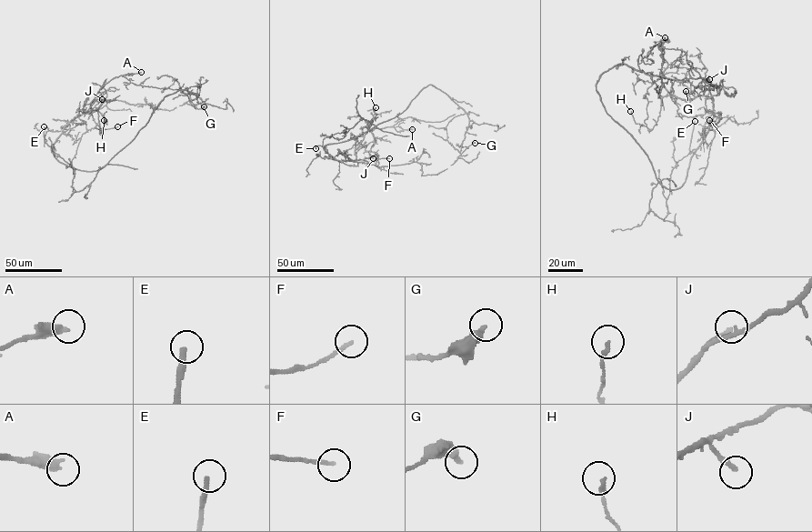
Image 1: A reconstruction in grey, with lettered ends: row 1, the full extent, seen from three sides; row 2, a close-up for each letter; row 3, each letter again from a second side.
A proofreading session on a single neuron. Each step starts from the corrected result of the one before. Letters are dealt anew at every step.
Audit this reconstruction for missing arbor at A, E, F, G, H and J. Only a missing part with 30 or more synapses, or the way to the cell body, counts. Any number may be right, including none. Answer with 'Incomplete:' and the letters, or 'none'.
Incomplete: A, E, J

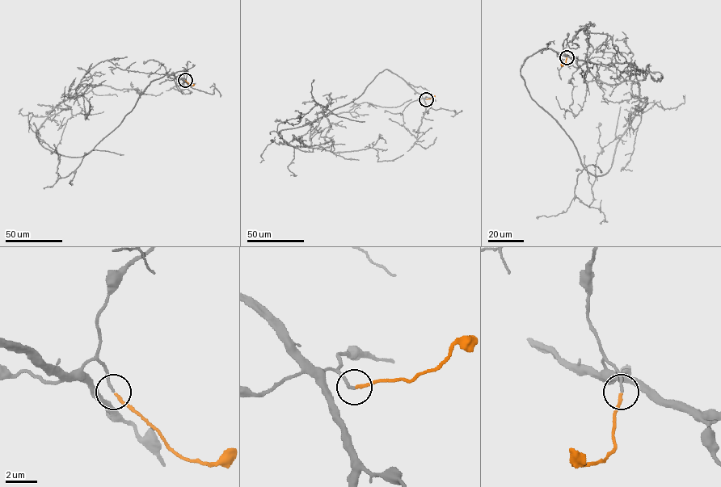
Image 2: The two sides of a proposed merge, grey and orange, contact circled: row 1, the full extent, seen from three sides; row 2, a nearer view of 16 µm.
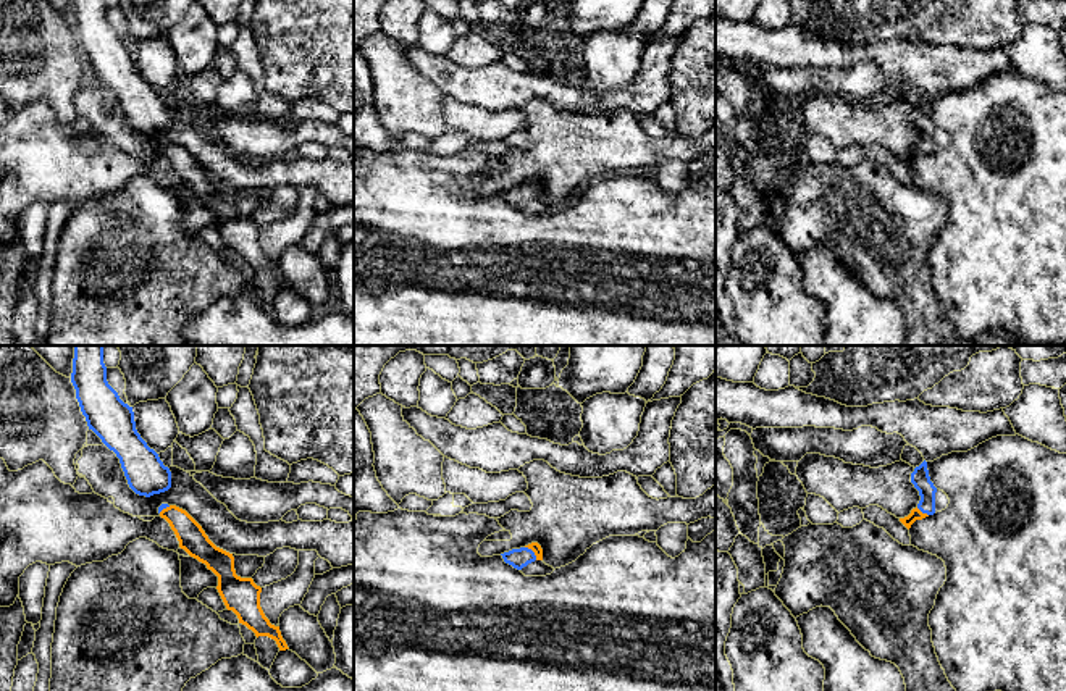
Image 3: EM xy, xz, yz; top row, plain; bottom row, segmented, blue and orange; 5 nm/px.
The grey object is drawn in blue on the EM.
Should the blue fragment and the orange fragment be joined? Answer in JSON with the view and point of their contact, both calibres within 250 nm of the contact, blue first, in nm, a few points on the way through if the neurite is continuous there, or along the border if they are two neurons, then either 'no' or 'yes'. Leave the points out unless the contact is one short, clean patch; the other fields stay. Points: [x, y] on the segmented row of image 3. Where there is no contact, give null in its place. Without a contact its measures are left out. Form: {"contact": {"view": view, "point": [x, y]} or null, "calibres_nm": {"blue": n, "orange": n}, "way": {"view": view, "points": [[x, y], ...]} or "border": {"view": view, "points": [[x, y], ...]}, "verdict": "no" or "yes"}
{"contact": {"view": "xz", "point": [533, 552]}, "calibres_nm": {"blue": 100, "orange": 50}, "way": {"view": "xz", "points": [[520, 557], [533, 552], [533, 546]]}, "verdict": "yes"}

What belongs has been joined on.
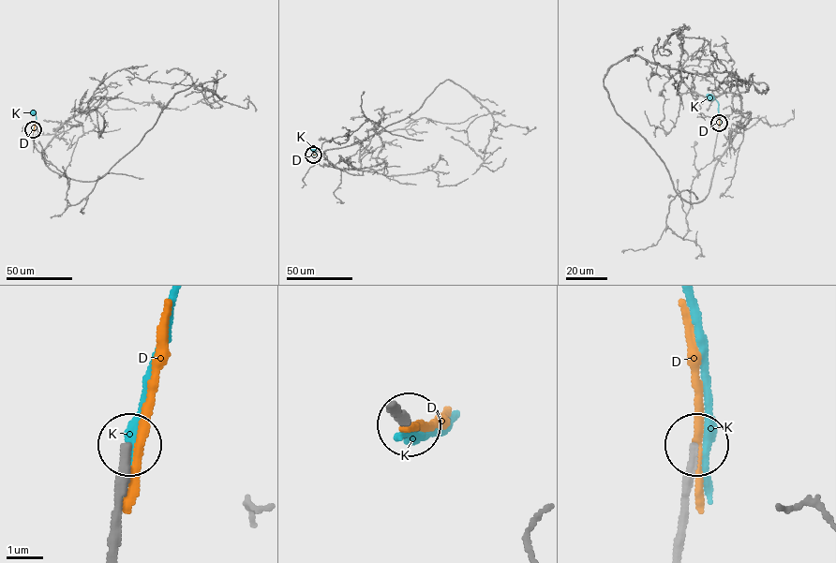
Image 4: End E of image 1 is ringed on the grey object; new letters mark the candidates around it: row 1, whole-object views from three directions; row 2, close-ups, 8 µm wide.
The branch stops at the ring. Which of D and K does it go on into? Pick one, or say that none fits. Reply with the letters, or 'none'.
none

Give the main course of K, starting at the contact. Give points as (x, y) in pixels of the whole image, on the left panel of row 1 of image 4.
K: (34, 129), (36, 116), (32, 112)

